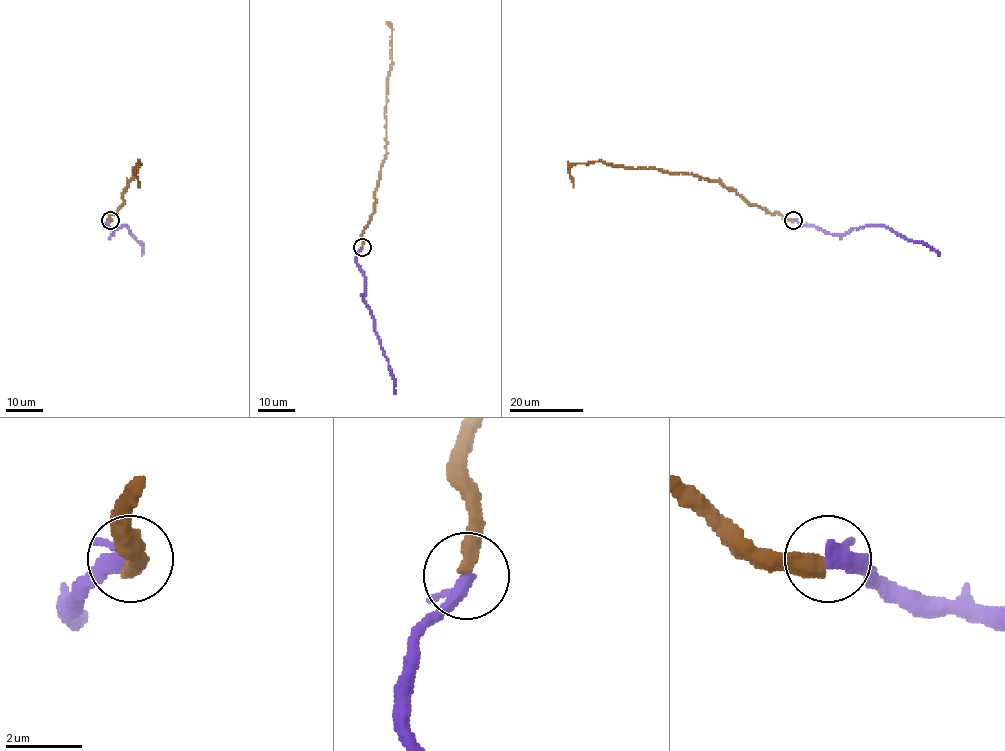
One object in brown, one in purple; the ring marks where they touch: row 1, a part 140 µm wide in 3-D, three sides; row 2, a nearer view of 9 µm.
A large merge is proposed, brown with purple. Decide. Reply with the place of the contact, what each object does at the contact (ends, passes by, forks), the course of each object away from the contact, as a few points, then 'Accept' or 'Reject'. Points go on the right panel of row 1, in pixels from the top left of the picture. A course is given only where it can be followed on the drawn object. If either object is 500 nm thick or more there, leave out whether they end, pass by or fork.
Place: (793, 220). At the ring brown ends. At the ring purple passes by. Course of brown: (793, 220), (747, 203), (721, 183), (654, 168), (625, 168), (601, 162), (574, 164), (570, 168), (574, 188). Course of purple: (793, 220), (845, 235), (865, 226), (883, 226), (906, 238), (928, 245), (940, 254). Accept

